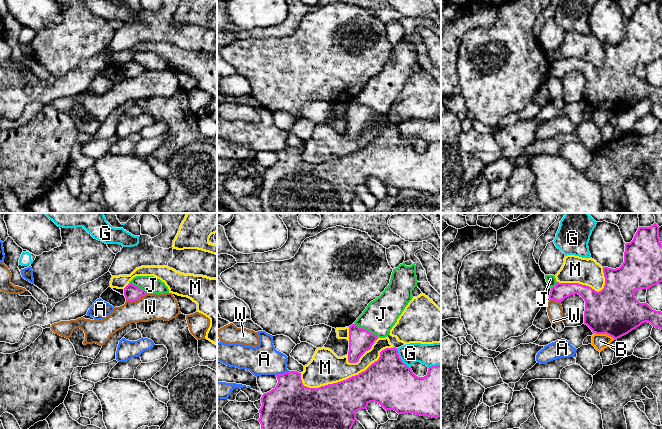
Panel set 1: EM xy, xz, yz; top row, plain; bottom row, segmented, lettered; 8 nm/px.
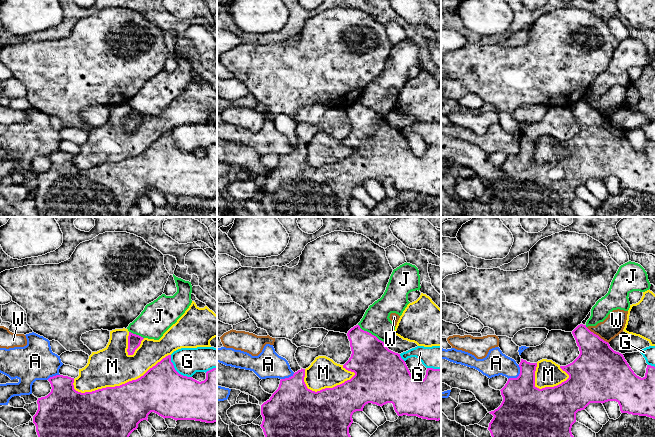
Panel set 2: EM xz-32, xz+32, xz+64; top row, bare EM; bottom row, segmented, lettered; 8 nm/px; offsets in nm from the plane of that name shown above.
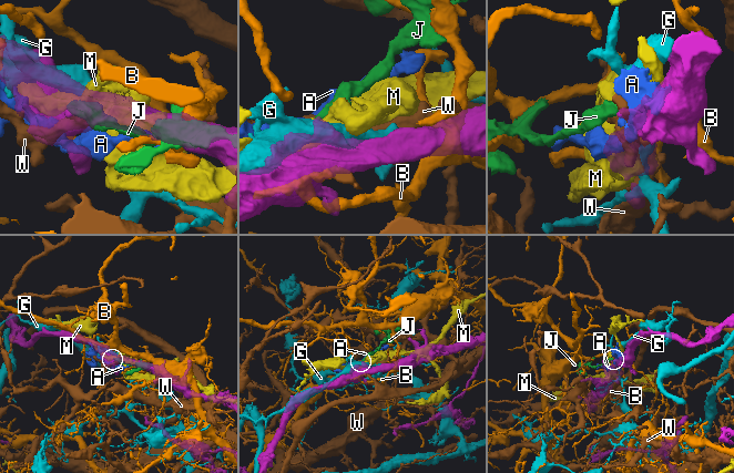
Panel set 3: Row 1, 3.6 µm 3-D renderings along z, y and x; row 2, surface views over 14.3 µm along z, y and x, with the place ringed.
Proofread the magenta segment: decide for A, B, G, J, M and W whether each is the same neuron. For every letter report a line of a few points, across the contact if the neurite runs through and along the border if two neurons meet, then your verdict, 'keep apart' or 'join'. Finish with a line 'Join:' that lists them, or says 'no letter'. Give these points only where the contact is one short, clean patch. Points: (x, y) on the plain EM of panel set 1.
A: keep apart
B: keep apart
G: keep apart
J: line xz (354, 99), (372, 108), (377, 113); keep apart
M: keep apart
W: keep apart
Join: no letter

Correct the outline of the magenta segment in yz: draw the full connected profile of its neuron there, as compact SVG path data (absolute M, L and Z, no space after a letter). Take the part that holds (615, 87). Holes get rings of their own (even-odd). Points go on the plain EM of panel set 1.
M659 2L639 3L633 16L625 20L624 38L619 44L603 43L604 64L597 68L579 59L559 59L551 64L549 75L562 78L565 74L578 70L585 77L584 100L593 109L607 110L615 116L648 98L662 106L662 88L652 85L647 78L640 79L635 69L638 65L649 65L662 58L662 20Z

